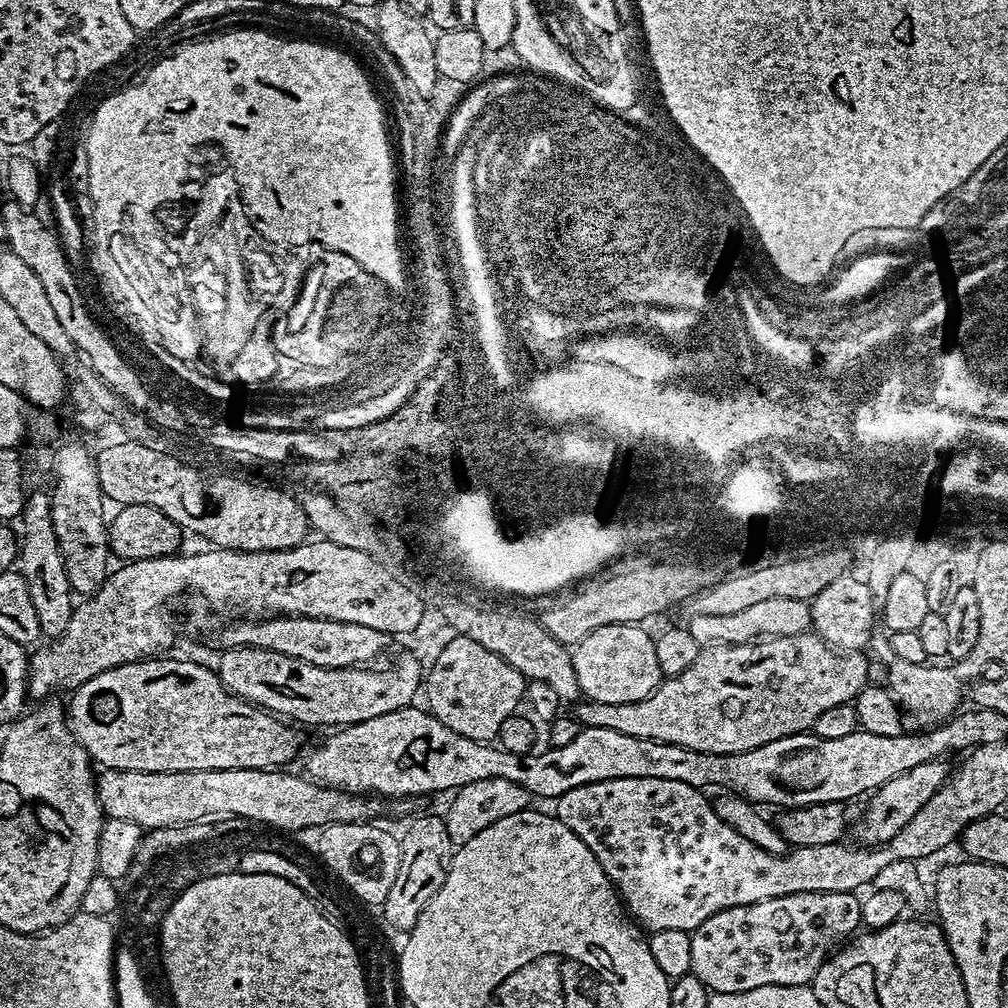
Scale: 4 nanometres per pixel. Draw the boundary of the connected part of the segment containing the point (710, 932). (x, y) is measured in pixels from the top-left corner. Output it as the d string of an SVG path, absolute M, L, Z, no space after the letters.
M811 892L766 898L766 902L722 910L691 932L691 975L697 976L712 994L738 994L758 986L811 985L825 960L857 931L856 927L861 927L861 903L861 897L855 892Z

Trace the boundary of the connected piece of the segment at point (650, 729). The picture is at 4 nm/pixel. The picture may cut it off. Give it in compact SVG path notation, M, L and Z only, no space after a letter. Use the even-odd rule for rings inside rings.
M807 630L802 633L796 633L793 636L769 636L767 638L757 639L755 642L729 644L729 643L711 643L701 647L698 658L694 658L694 666L682 670L682 674L667 677L649 696L642 698L638 702L629 704L607 704L597 700L581 699L575 705L574 715L585 728L602 728L606 730L618 730L620 734L630 734L632 738L646 738L647 740L657 740L666 742L674 746L686 746L690 750L699 752L709 752L710 754L734 754L735 752L749 752L758 746L766 746L766 742L774 742L778 738L793 736L799 732L806 732L815 729L818 714L830 710L833 706L842 706L851 704L855 701L856 695L870 682L868 676L869 657L863 651L840 651L828 644L815 631Z

